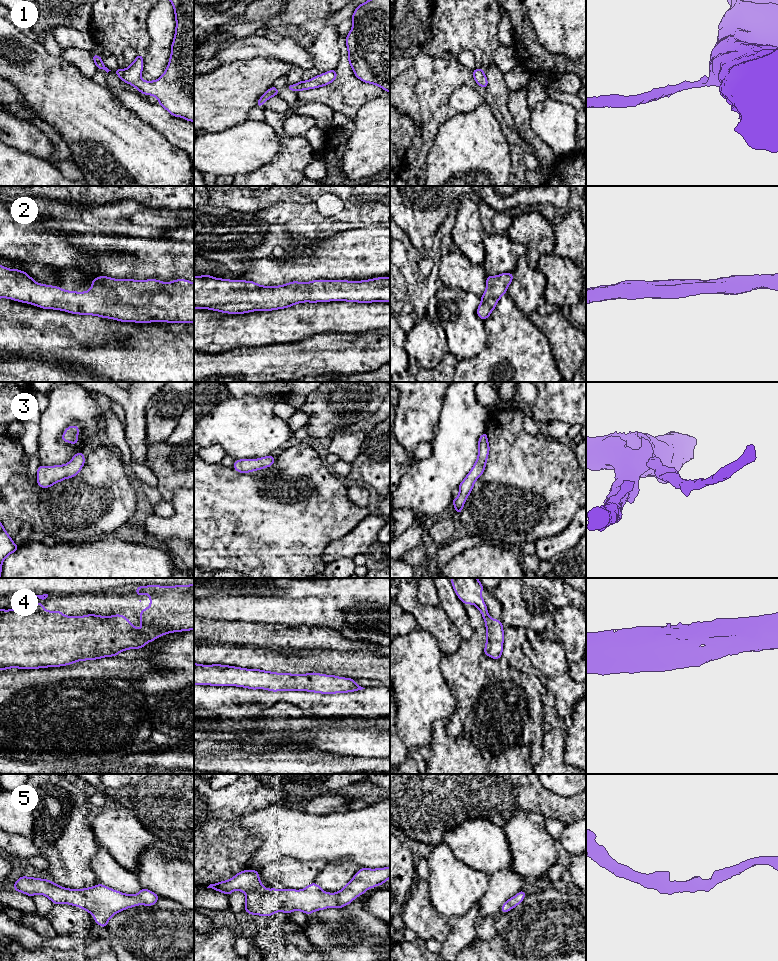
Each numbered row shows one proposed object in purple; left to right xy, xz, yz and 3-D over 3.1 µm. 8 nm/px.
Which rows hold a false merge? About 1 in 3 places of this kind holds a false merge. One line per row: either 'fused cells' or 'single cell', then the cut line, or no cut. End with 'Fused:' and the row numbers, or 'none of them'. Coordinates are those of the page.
1: single cell | no cut
2: single cell | no cut
3: single cell | no cut
4: single cell | no cut
5: single cell | no cut
Fused: none of them

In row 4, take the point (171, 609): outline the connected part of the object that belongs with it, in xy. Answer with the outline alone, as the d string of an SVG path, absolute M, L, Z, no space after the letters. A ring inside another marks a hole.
M194 584L139 586L135 590L137 596L150 596L150 606L140 612L142 630L119 614L65 616L61 611L45 610L43 603L10 610L0 609L0 670L58 667L77 661L117 656L128 649L145 647L147 642L167 633L194 629Z

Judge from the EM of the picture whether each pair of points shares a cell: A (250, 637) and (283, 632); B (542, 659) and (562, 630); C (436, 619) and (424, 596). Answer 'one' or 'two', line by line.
A: one
B: two
C: two

